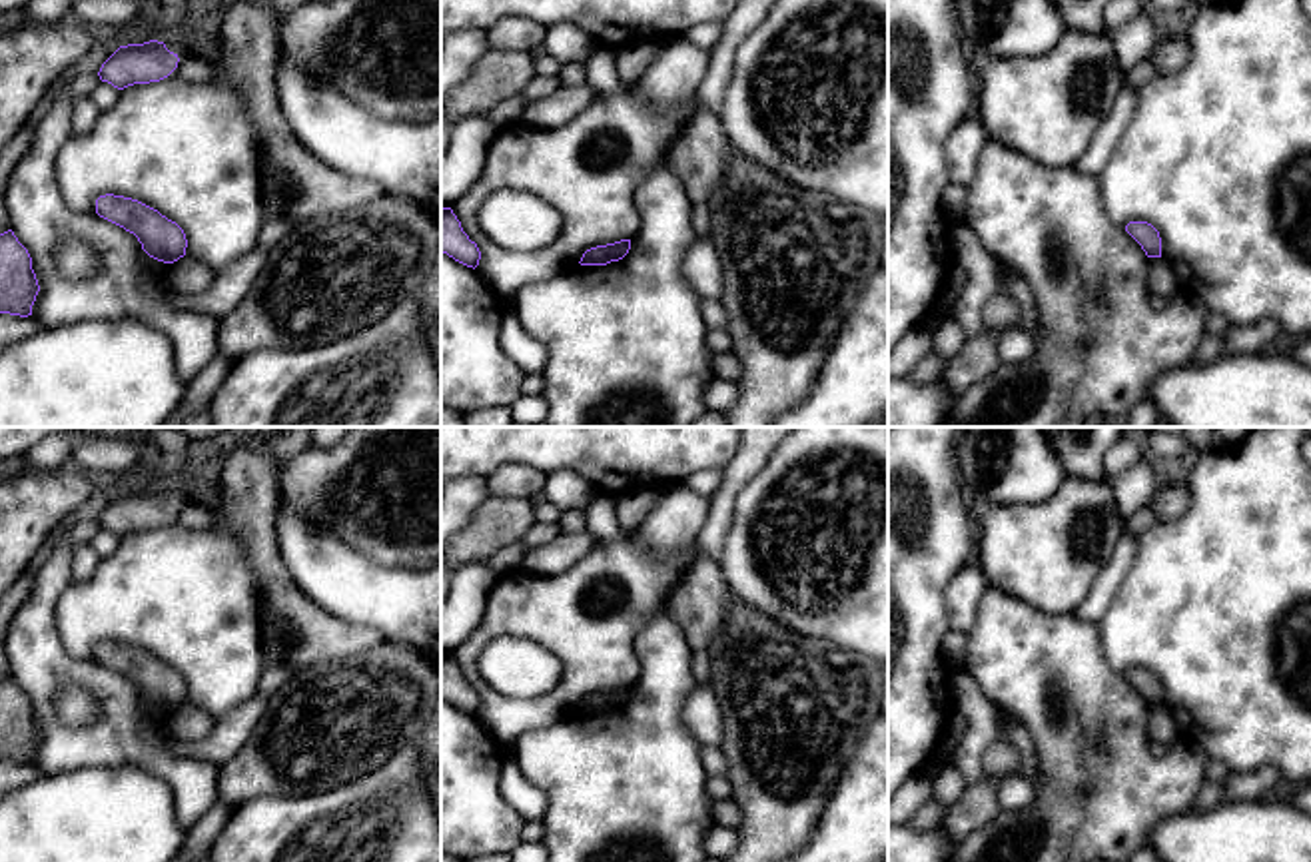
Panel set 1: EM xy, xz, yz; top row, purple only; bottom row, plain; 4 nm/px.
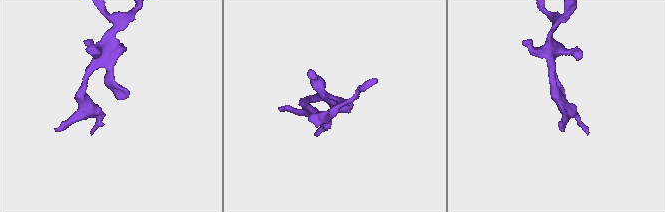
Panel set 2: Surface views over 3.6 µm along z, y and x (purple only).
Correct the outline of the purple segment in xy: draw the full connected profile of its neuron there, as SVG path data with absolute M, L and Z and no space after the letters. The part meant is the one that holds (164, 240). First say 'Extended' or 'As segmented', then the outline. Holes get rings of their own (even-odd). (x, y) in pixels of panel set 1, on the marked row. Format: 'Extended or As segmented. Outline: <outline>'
As segmented. Outline: M106 194L96 200L96 214L134 233L142 249L158 261L174 263L186 255L184 229L138 200Z

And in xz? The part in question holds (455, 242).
As segmented. Outline: M441 208L441 251L473 269L481 259L477 243L463 231L451 208Z

